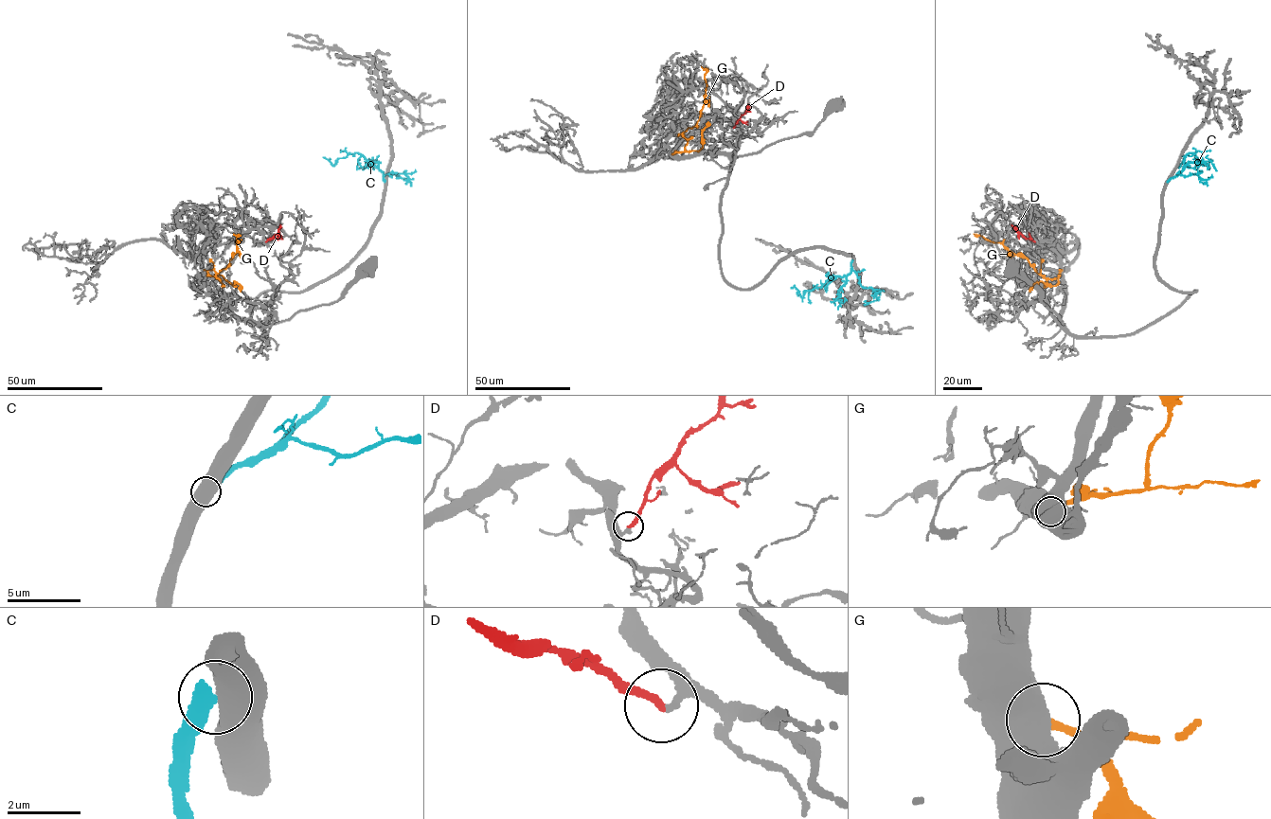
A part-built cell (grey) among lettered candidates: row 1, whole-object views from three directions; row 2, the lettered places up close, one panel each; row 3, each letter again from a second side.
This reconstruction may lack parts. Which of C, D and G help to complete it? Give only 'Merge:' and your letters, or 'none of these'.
Merge: D

